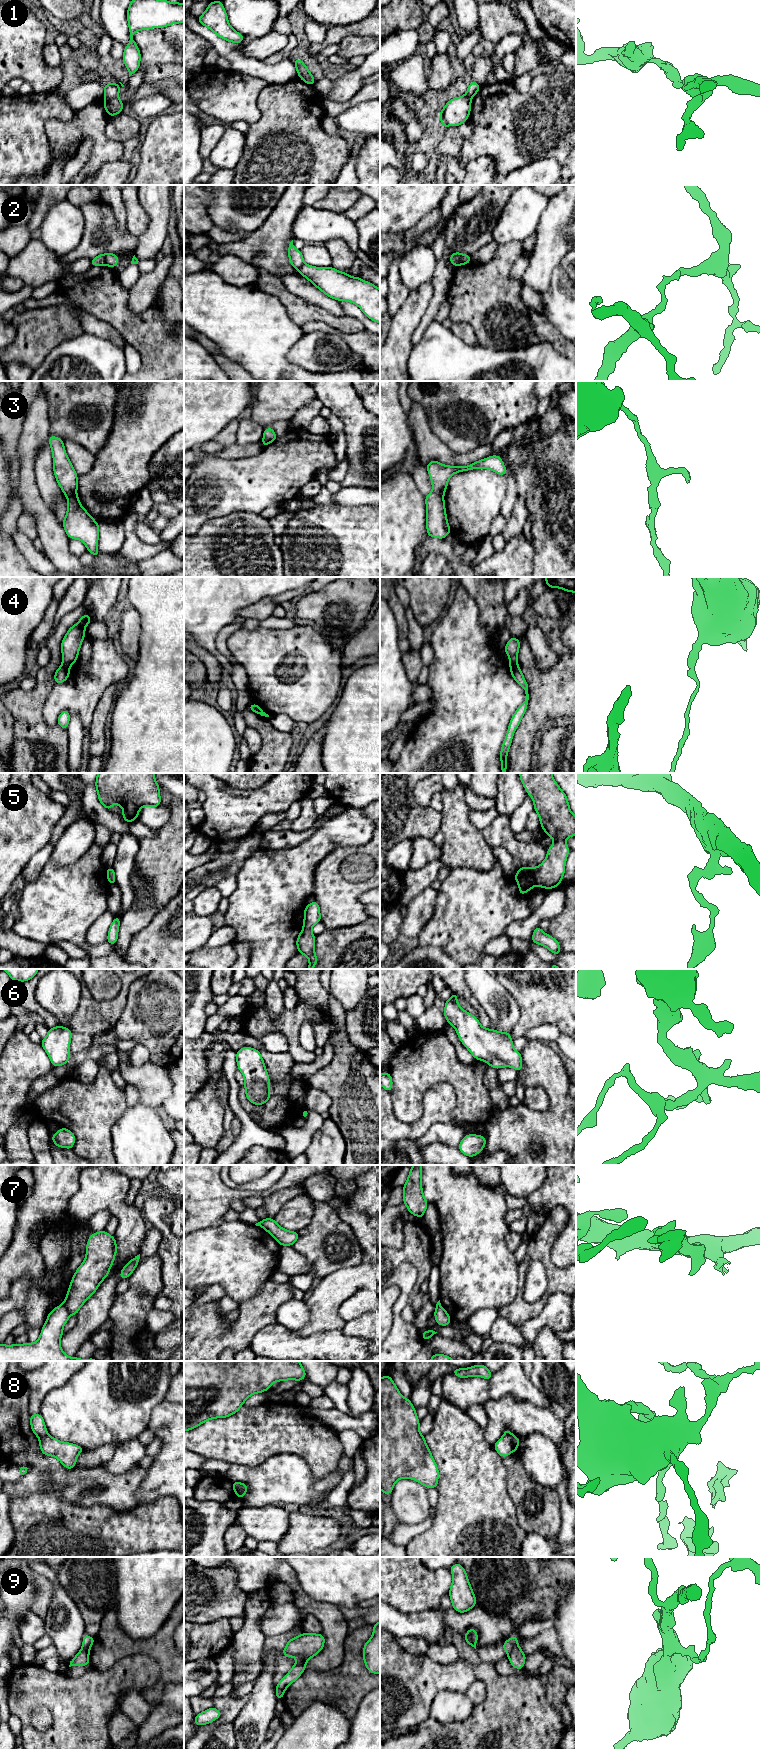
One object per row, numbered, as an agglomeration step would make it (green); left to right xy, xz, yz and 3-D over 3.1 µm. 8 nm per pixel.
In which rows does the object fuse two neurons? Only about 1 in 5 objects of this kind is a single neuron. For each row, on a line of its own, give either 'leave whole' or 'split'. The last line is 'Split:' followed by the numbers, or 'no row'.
1: split
2: split
3: split
4: split
5: split
6: leave whole
7: split
8: split
9: split
Split: 1, 2, 3, 4, 5, 7, 8, 9

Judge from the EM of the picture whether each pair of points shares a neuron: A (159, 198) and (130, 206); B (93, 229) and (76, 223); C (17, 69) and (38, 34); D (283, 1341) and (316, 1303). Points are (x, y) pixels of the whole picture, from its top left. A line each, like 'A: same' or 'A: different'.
A: different
B: different
C: same
D: different

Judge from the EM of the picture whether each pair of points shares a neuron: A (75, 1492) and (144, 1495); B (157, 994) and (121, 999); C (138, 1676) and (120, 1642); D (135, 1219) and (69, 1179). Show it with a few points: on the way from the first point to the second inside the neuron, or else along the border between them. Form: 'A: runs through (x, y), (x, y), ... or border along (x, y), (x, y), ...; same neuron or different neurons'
A: border along (146, 1473), (137, 1492), (137, 1504); different neurons
B: border along (136, 979), (130, 984), (127, 1003), (118, 1020); different neurons
C: border along (152, 1657), (146, 1654), (132, 1654), (107, 1668); different neurons
D: border along (79, 1175), (79, 1188), (71, 1197), (68, 1206); different neurons

